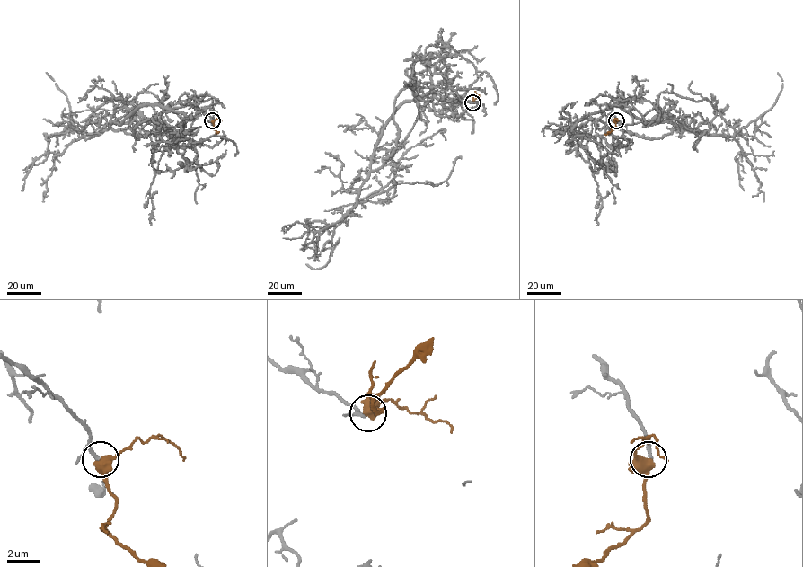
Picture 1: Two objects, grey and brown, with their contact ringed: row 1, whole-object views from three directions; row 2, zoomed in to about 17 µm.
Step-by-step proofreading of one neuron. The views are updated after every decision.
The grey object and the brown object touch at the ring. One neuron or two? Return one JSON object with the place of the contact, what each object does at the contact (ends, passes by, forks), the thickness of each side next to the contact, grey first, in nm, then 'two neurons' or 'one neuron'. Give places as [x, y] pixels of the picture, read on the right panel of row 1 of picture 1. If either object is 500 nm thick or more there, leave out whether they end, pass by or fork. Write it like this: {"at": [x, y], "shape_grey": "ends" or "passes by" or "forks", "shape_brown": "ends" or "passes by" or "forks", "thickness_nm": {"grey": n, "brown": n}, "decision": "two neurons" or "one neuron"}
{"at": [616, 120], "shape_grey": "passes by", "shape_brown": "forks", "thickness_nm": {"grey": 180, "brown": 400}, "decision": "one neuron"}

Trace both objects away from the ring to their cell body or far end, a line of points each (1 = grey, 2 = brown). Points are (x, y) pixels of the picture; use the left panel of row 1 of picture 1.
1: (212, 120), (190, 105), (141, 105), (101, 134), (83, 136), (101, 106), (139, 93), (153, 93), (186, 121)
2: (212, 120), (213, 128), (217, 132), (215, 134)

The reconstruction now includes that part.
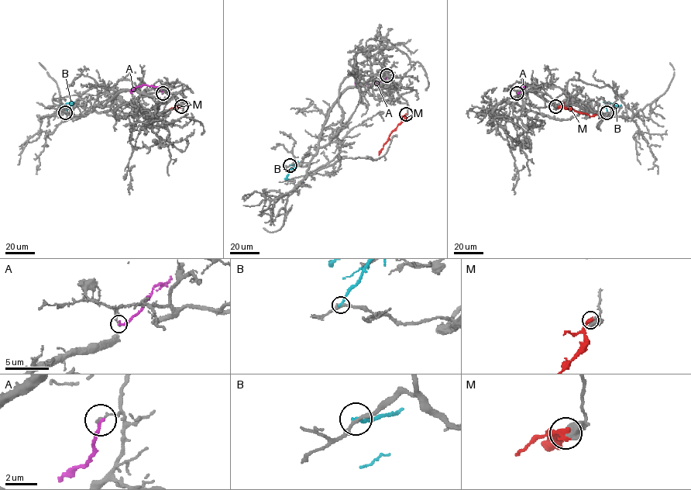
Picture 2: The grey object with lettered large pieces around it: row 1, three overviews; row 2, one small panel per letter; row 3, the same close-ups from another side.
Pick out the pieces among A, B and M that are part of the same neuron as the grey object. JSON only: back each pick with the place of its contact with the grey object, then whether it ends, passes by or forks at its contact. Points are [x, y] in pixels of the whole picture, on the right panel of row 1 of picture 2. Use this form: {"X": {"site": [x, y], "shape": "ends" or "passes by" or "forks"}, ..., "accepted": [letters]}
{"accepted": []}

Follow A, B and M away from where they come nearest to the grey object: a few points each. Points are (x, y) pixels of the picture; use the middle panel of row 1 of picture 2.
A: (386, 74), (386, 77), (376, 83), (355, 84)
B: (290, 164), (295, 163), (297, 165), (284, 179)
M: (406, 114), (379, 155)

